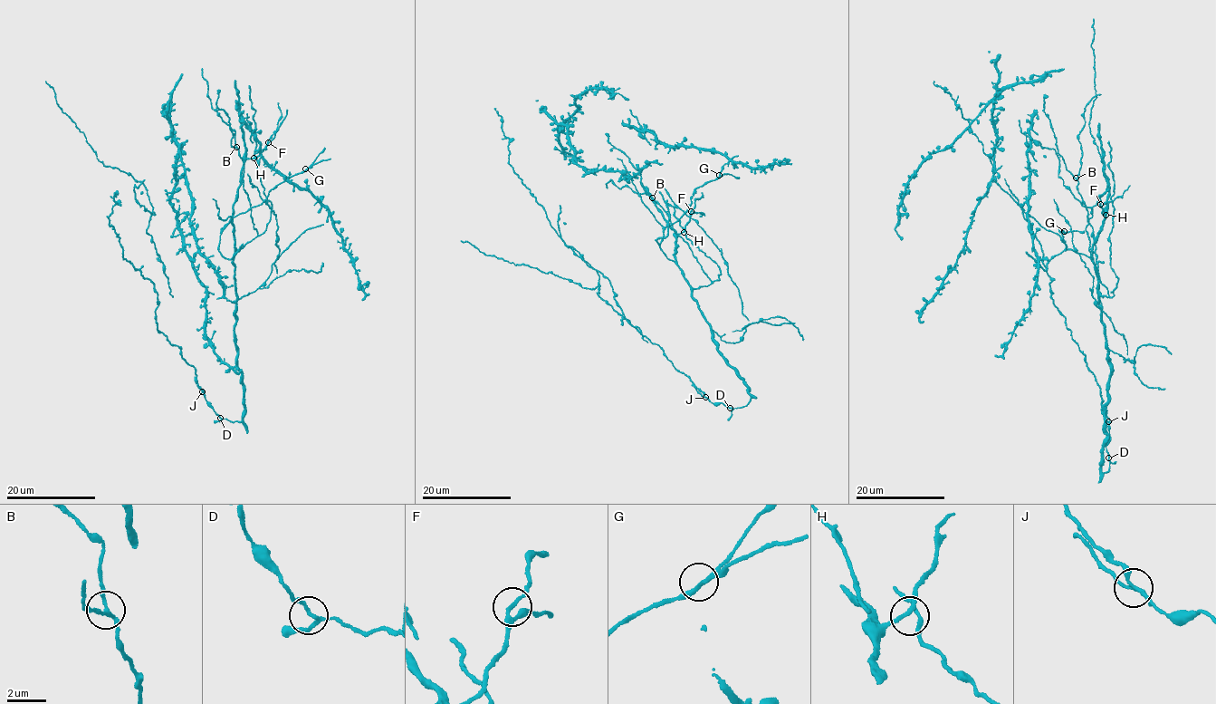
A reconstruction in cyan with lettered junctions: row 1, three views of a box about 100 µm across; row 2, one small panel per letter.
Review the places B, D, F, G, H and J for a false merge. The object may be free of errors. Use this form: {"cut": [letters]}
{"cut": ["J"]}

